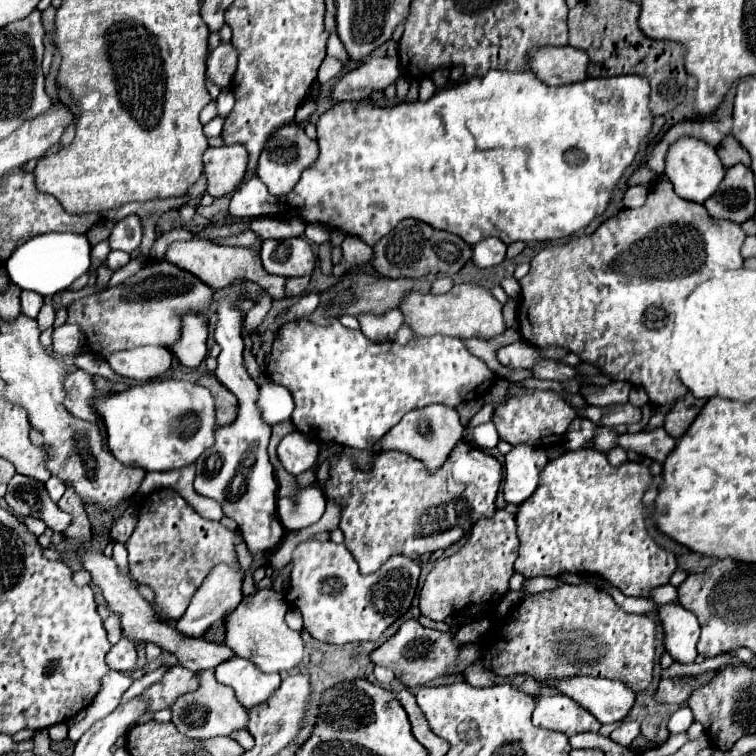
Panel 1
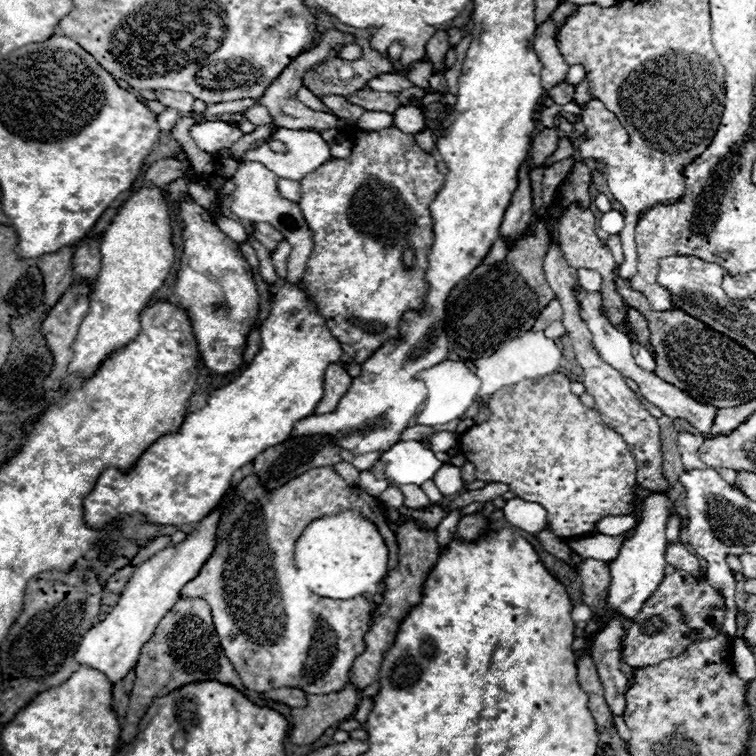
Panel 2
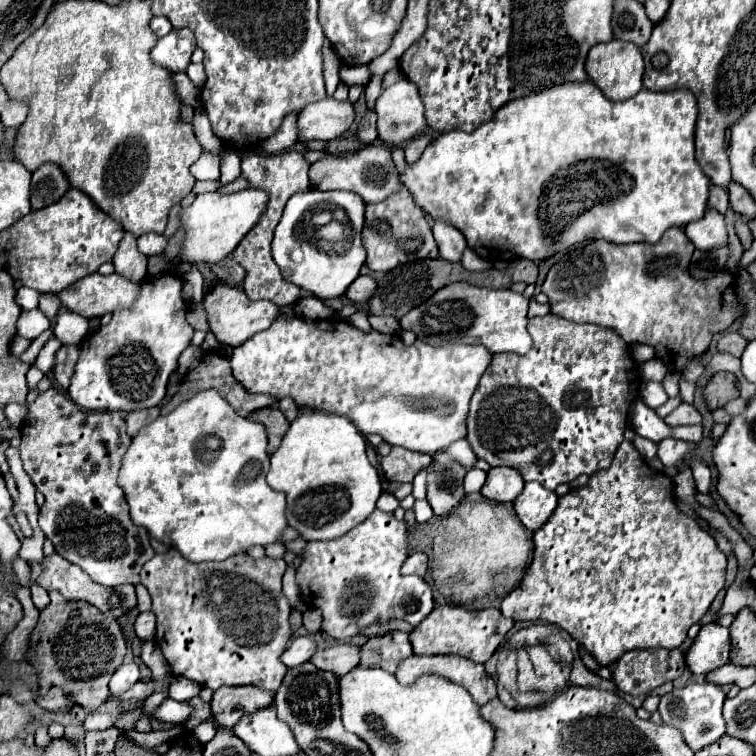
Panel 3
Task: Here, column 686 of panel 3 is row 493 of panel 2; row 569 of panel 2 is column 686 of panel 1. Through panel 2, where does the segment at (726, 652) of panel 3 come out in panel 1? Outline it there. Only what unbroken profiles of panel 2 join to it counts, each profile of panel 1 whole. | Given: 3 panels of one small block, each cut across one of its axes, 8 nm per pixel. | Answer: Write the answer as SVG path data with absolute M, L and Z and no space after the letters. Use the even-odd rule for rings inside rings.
M664 604L658 614L662 618L668 654L680 664L692 664L698 656L696 644L700 638L700 624L696 616L680 604Z

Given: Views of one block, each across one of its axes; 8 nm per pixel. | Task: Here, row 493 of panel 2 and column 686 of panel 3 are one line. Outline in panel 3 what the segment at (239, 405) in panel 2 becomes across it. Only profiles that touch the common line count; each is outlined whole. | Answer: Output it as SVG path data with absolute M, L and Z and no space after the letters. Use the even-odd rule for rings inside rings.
M590 80L586 82L574 82L574 84L562 84L556 88L548 88L542 92L536 92L534 96L524 96L522 100L512 100L510 104L502 106L492 120L478 126L474 132L446 132L440 134L434 142L430 142L420 156L420 160L414 166L406 166L406 172L400 174L402 184L412 192L418 206L422 206L434 220L444 218L454 228L458 228L468 248L476 250L482 258L496 262L496 260L546 260L554 254L570 248L576 242L582 240L606 240L614 244L634 244L634 242L648 242L656 244L660 236L672 228L684 228L686 224L700 220L706 212L708 204L708 190L710 190L710 178L702 172L694 158L694 126L696 126L698 106L696 98L690 90L672 90L672 92L652 92L652 90L640 90L636 96L632 96L626 102L612 102L608 100Z

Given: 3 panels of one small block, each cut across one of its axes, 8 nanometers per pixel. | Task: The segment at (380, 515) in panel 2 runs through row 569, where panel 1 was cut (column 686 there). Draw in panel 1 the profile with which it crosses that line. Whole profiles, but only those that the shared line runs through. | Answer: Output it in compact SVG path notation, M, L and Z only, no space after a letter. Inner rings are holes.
M660 176L658 184L650 190L648 194L648 200L642 208L624 208L620 210L616 216L608 218L594 234L586 236L586 234L578 234L574 236L570 242L562 244L562 246L548 246L544 250L540 250L534 260L532 260L532 268L530 272L520 280L522 284L522 296L520 296L520 308L518 308L518 324L520 324L520 334L526 342L534 344L534 346L564 346L566 350L574 352L576 356L580 356L582 362L590 362L598 368L604 370L604 374L610 374L612 380L624 380L624 382L630 382L634 386L644 386L648 398L652 404L656 406L664 406L664 404L674 404L678 402L680 398L686 396L686 386L678 380L676 372L670 368L670 360L666 358L668 356L668 340L670 340L670 332L672 332L672 326L674 326L674 320L676 320L676 312L684 306L686 296L698 286L702 284L704 280L708 278L714 278L714 276L722 276L726 270L732 270L732 268L740 268L744 258L740 254L740 248L746 240L746 232L730 222L730 220L718 220L718 218L712 218L708 214L708 210L702 206L702 204L690 204L688 200L682 200L674 194L672 190L672 184L668 182L666 176Z

